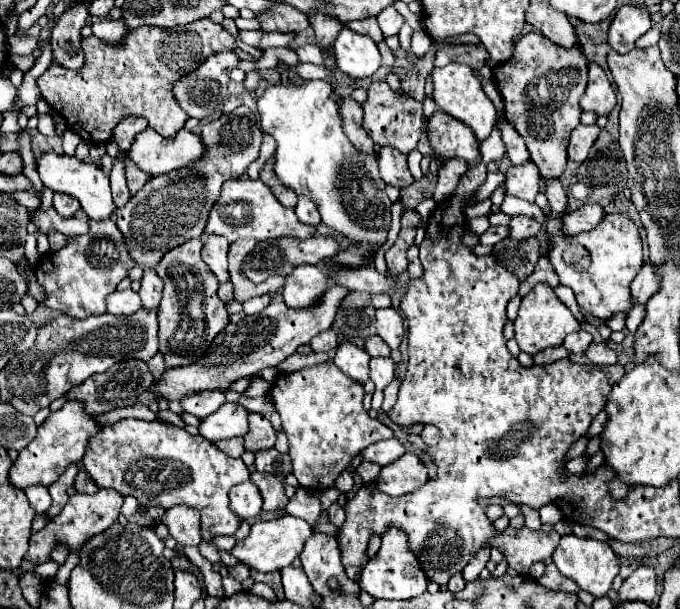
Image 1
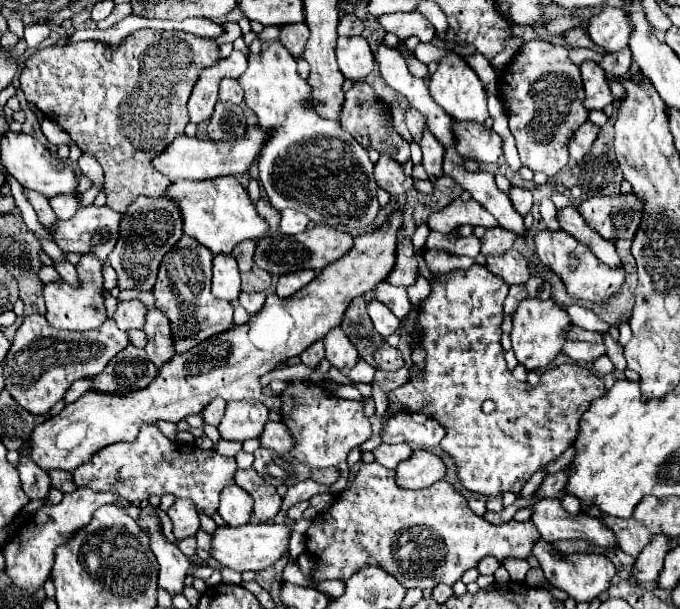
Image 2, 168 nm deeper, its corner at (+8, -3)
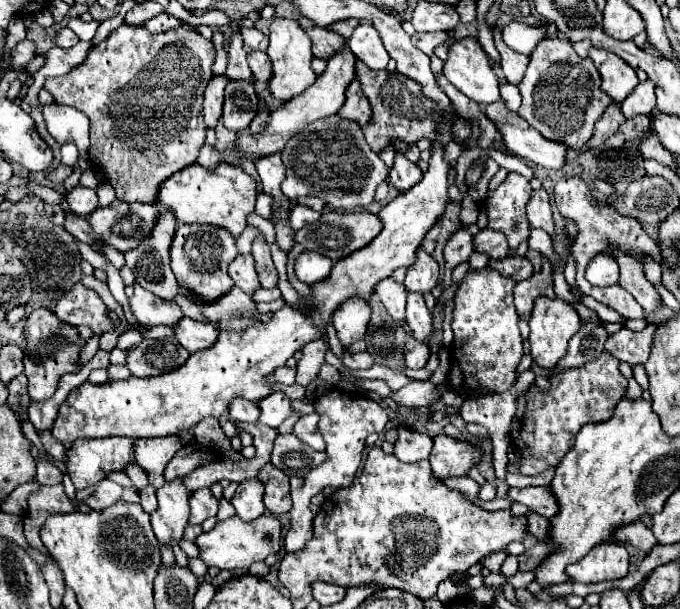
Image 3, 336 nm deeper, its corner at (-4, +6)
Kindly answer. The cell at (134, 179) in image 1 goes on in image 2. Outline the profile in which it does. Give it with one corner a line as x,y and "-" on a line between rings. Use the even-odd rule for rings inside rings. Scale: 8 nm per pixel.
136,30
134,34
130,34
126,38
126,42
112,50
100,42
76,42
76,44
68,44
68,46
48,46
48,48
42,48
42,50
36,50
34,54
30,54
22,66
22,72
20,72
20,84
22,84
22,90
26,94
26,100
32,102
38,110
42,110
48,118
52,118
58,126
62,126
72,142
82,150
82,152
88,152
92,154
104,168
104,174
106,174
106,196
108,196
108,206
116,212
122,212
128,208
128,204
132,202
132,198
144,194
144,196
160,196
166,192
166,188
170,186
168,178
164,178
162,174
158,174
154,170
154,166
150,164
152,158
156,154
160,154
160,150
164,150
164,146
168,146
168,142
172,142
172,138
184,134
184,126
188,124
188,112
186,112
186,102
190,98
190,92
192,92
192,86
196,84
196,78
200,74
202,68
206,66
212,66
220,60
220,46
214,38
200,38
200,36
194,36
190,32
180,32
180,30

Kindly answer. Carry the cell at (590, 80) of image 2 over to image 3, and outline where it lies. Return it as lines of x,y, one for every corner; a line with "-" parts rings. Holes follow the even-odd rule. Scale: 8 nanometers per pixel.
590,49
590,59
594,61
596,69
602,75
602,89
608,91
608,95
614,101
624,101
624,97
638,85
636,71
618,55
606,51
606,49

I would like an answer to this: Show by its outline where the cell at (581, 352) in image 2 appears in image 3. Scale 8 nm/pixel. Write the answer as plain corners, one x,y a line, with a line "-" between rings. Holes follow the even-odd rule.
648,323
648,327
640,333
622,327
618,333
608,335
606,351
618,361
626,361
630,365
644,365
650,355
656,327
658,327
656,323

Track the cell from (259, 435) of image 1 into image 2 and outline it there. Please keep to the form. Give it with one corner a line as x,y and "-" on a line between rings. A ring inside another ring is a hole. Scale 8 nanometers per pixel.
266,422
258,442
262,448
270,448
278,454
286,454
292,448
292,440
288,440
288,430
282,422

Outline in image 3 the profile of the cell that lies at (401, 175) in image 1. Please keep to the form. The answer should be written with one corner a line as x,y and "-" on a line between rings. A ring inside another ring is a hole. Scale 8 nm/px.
396,153
396,157
394,157
394,167
390,169
388,177
390,177
390,183
392,183
398,191
404,193
404,191
412,189
412,187
420,181
422,171
418,169
416,163
408,161
402,153

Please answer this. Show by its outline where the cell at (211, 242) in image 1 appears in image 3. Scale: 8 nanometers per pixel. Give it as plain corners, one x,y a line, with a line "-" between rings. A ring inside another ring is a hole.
238,255
228,267
228,275
232,277
236,287
240,287
250,295
260,287
258,275
254,271
254,259
250,255

